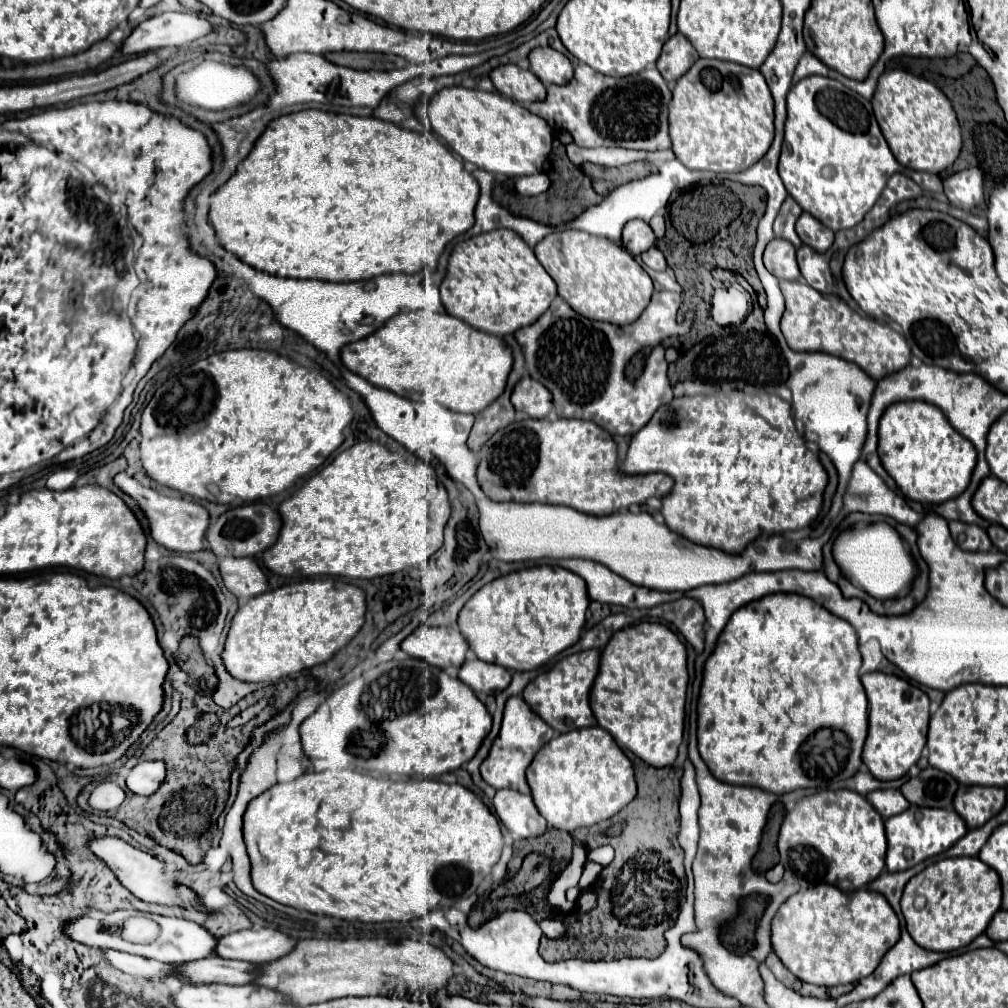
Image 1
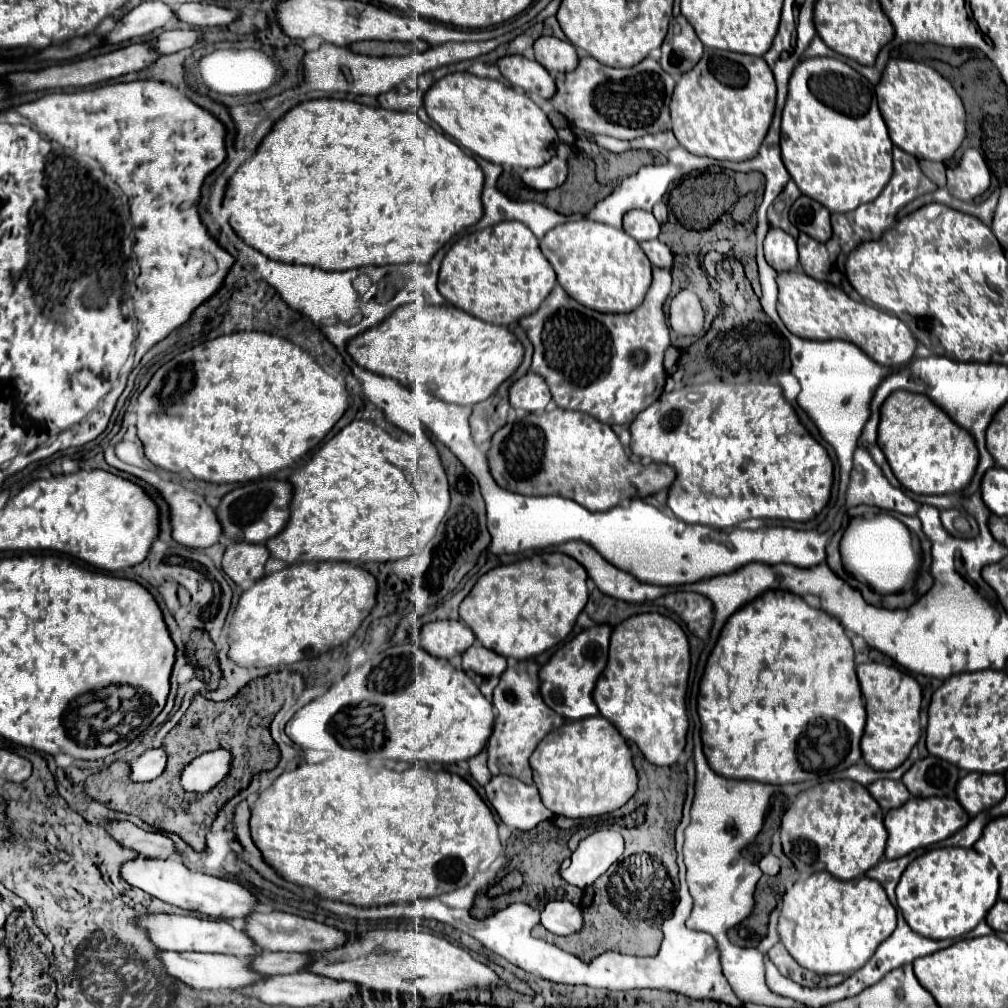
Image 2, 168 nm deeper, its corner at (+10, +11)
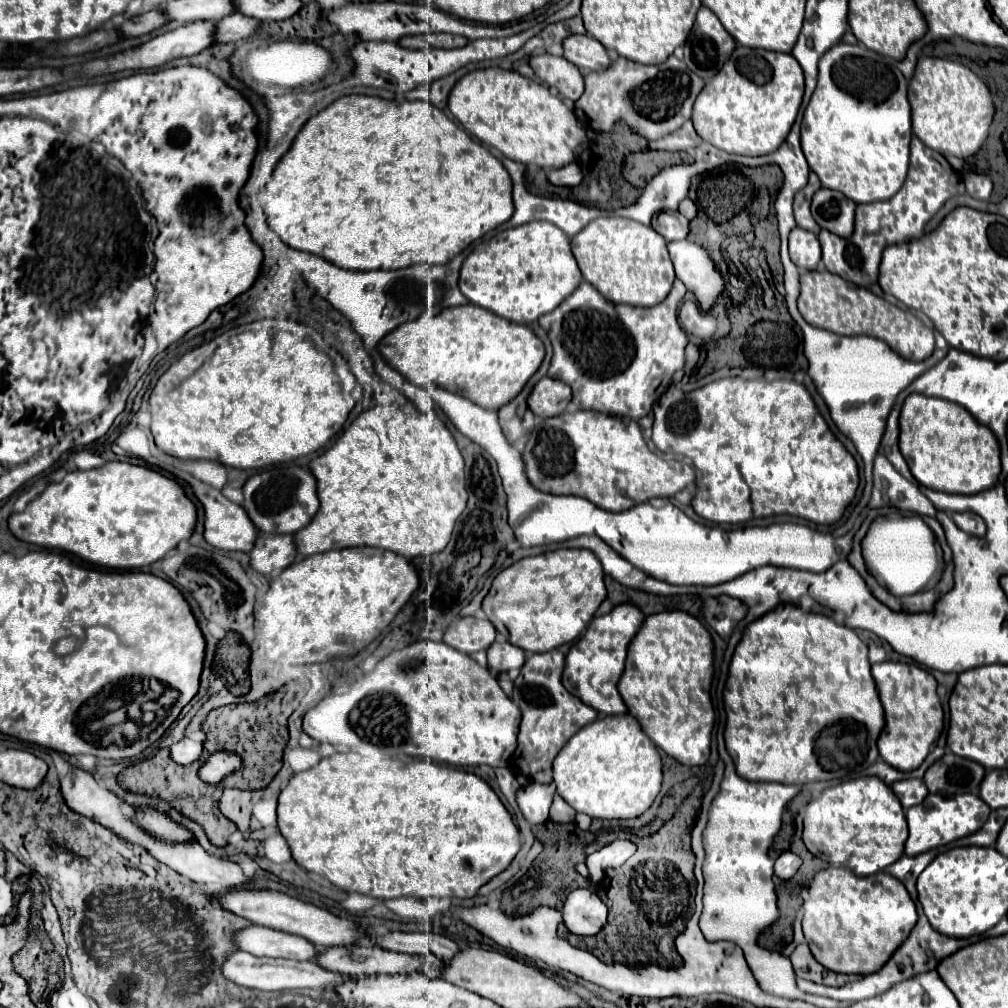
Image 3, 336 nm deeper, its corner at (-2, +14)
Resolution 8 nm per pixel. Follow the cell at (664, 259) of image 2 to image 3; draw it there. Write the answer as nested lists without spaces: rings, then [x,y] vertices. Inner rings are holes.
[[[672,241],[668,243],[668,253],[676,269],[676,277],[694,291],[700,307],[710,311],[718,297],[724,295],[724,277],[710,259],[710,255],[696,243]]]

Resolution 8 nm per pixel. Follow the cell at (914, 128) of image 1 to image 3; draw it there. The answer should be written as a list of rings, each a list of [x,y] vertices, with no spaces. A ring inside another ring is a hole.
[[[920,57],[918,59],[914,75],[908,81],[908,103],[912,105],[912,133],[924,145],[942,153],[944,157],[952,155],[952,157],[966,159],[966,157],[974,155],[982,147],[982,143],[988,135],[988,127],[992,123],[992,115],[994,115],[994,105],[992,105],[988,87],[964,65],[950,61],[950,59],[938,59],[938,57]]]

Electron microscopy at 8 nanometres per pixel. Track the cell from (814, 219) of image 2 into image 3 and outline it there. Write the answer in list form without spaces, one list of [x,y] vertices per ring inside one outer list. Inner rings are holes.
[[[818,189],[812,197],[812,217],[830,233],[836,233],[838,237],[850,237],[854,231],[854,209],[856,203],[848,201],[842,193],[832,189]]]

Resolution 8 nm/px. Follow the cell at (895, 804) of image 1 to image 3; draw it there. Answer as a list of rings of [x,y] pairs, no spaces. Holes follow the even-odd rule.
[[[902,779],[902,781],[892,783],[890,787],[896,793],[896,797],[900,799],[900,803],[902,803],[904,809],[922,803],[924,797],[928,795],[928,789],[922,783],[922,779]]]

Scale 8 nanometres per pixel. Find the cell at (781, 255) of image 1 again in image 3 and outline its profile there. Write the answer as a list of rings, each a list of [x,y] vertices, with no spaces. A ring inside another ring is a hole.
[[[794,227],[788,235],[790,259],[798,269],[816,269],[820,263],[820,243],[810,231]]]

